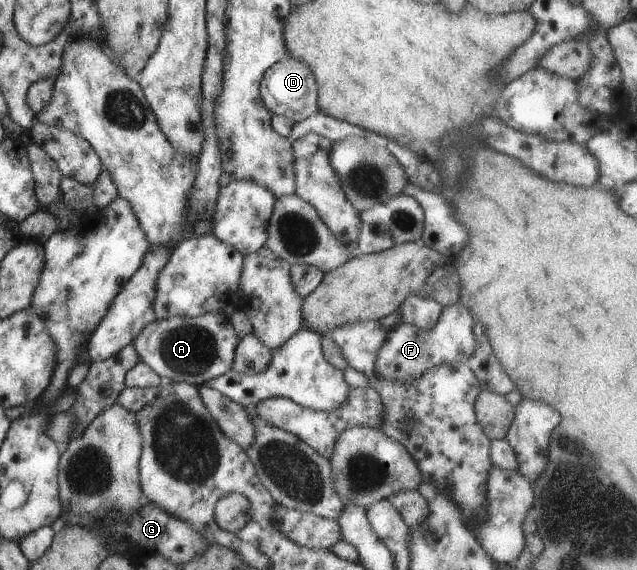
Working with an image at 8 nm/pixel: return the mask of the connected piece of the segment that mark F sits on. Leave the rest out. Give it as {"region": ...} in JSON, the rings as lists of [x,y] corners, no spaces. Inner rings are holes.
{"region":[[[459,302],[444,307],[436,325],[429,330],[421,330],[409,323],[401,323],[390,329],[387,340],[381,345],[376,358],[376,371],[386,379],[410,383],[431,367],[444,364],[466,363],[475,350],[473,334],[475,320],[470,310]]]}

